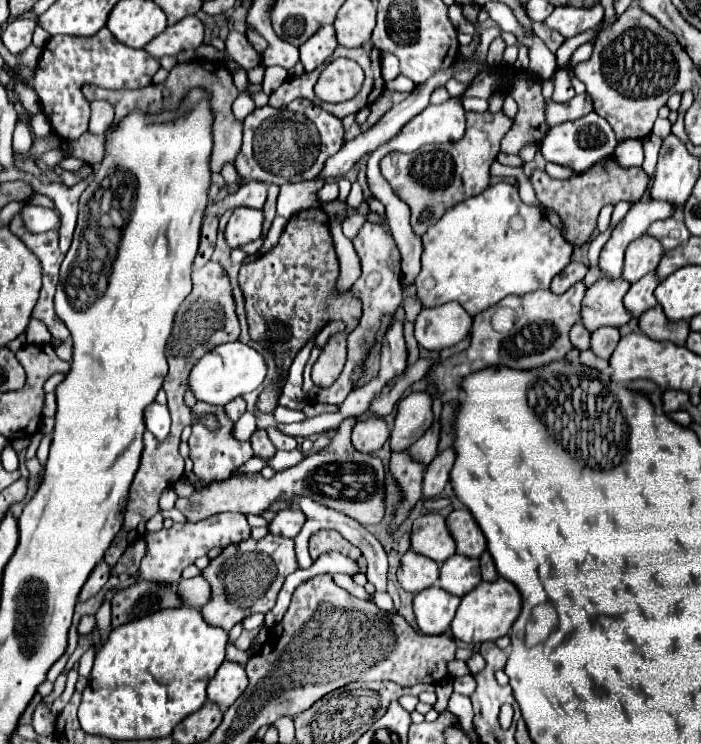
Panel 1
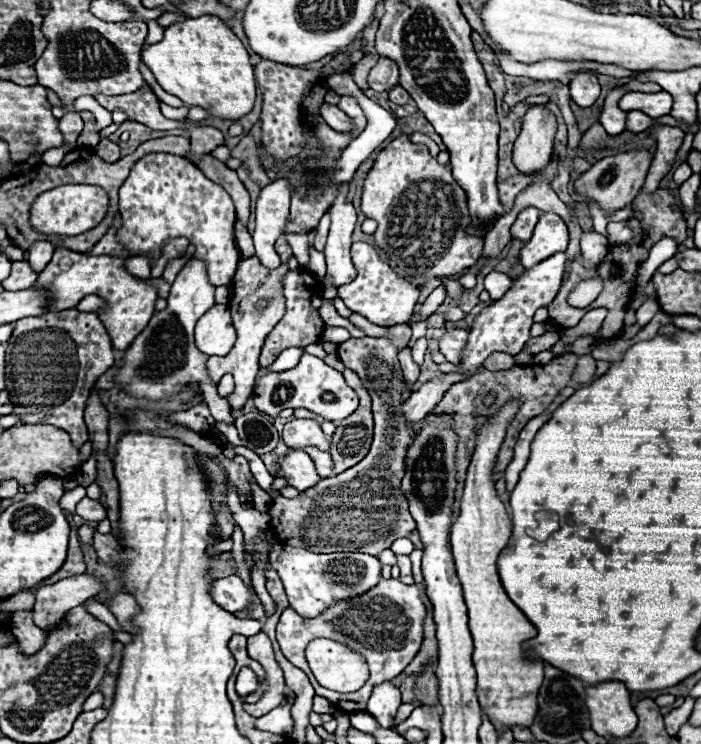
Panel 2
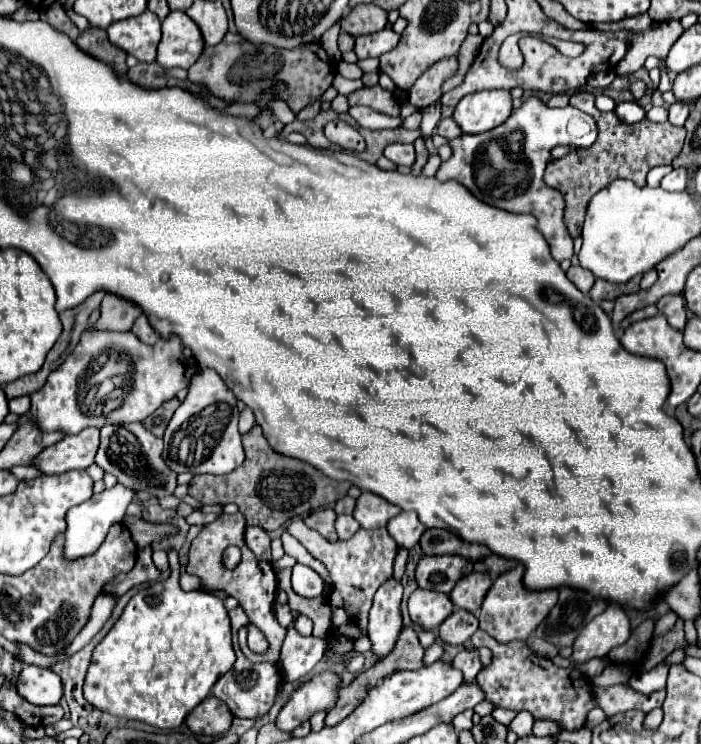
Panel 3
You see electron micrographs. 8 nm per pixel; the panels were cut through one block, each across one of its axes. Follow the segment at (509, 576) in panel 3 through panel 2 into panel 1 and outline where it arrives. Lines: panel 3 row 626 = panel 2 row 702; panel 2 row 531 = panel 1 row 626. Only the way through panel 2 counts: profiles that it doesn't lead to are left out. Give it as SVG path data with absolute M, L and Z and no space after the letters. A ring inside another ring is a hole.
M498 578L494 582L480 582L472 592L464 594L458 606L458 612L452 620L452 634L456 640L466 644L482 644L486 640L498 640L508 634L514 620L518 618L522 608L522 598L518 588L506 578Z

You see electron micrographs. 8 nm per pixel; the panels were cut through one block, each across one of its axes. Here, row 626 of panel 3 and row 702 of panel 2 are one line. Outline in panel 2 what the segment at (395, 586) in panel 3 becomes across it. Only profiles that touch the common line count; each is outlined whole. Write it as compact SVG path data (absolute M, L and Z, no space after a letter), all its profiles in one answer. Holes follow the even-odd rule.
M384 682L372 692L366 710L380 722L382 728L394 728L394 716L400 704L400 690L390 682Z

